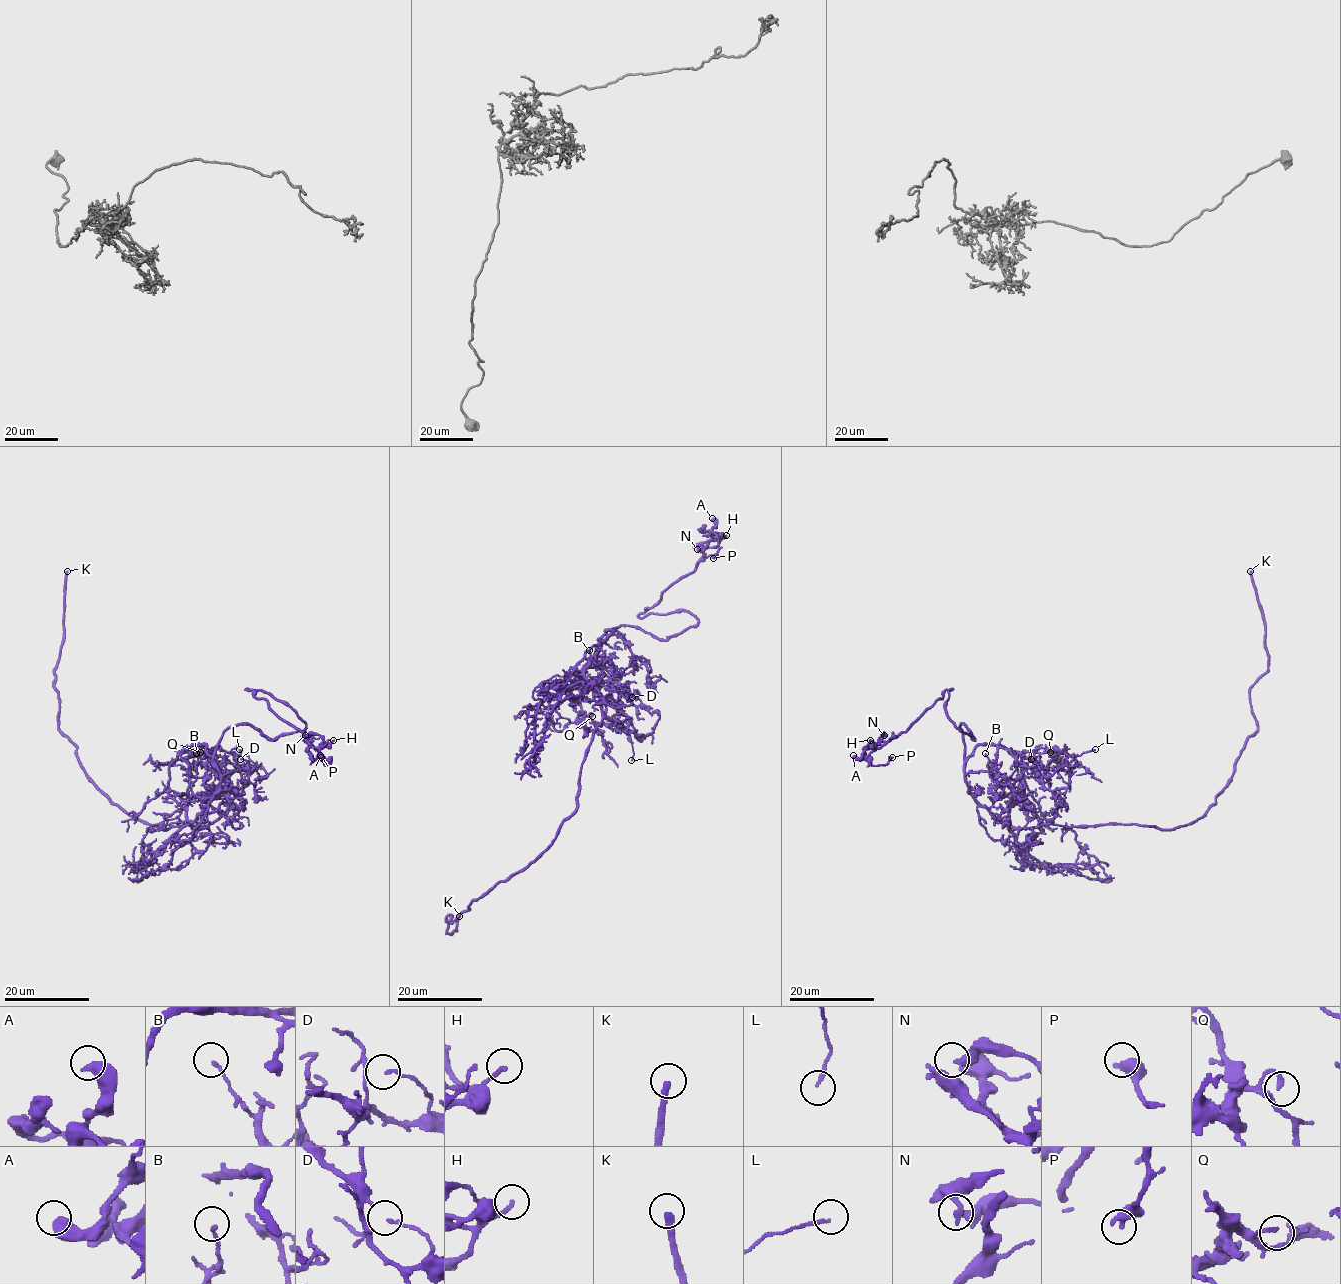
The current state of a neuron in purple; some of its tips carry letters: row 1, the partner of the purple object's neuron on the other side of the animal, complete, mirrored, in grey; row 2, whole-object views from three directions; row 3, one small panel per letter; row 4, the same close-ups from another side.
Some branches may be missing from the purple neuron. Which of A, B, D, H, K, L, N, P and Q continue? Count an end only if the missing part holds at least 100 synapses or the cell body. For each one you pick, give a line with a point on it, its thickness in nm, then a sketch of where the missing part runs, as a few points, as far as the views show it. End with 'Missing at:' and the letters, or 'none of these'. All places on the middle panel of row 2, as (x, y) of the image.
K: at (459, 916); 280 nm thick; missing branch runs (459, 916), (463, 900), (469, 891), (458, 882), (455, 884)
Missing at: K

